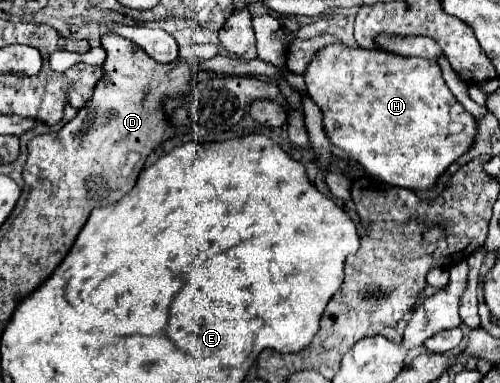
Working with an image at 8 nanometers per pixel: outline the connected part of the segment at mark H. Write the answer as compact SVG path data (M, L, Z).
M330 44L316 52L314 60L304 72L310 98L320 106L324 116L324 132L330 142L360 162L364 170L390 184L408 190L428 190L438 176L462 156L478 134L478 124L464 110L464 106L448 90L438 62L426 58L410 58L384 50L348 48L344 44Z

